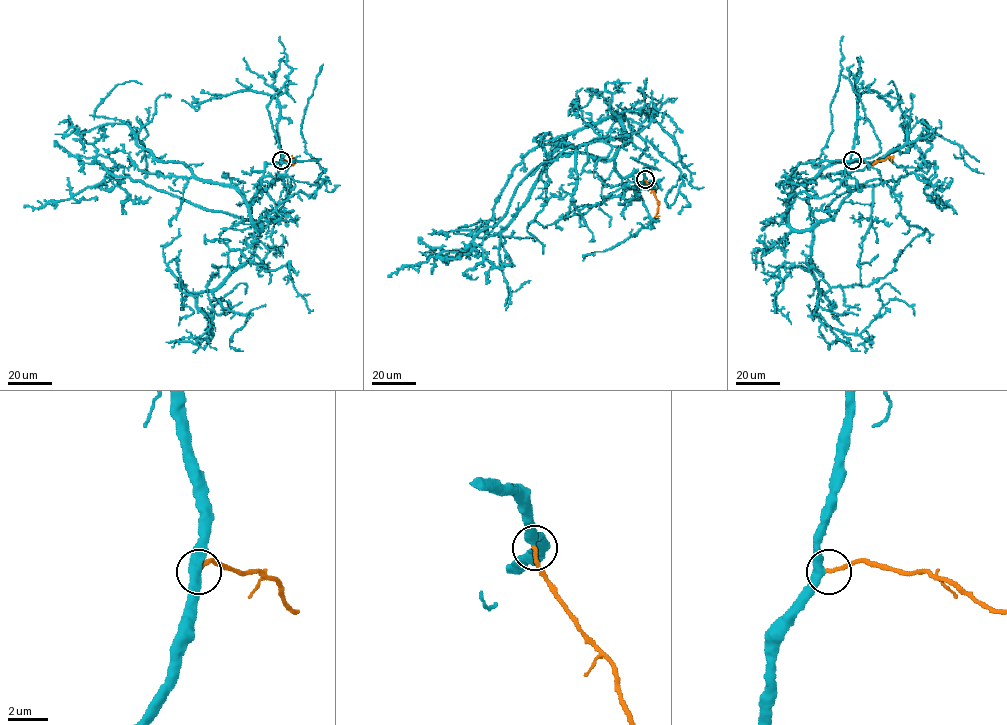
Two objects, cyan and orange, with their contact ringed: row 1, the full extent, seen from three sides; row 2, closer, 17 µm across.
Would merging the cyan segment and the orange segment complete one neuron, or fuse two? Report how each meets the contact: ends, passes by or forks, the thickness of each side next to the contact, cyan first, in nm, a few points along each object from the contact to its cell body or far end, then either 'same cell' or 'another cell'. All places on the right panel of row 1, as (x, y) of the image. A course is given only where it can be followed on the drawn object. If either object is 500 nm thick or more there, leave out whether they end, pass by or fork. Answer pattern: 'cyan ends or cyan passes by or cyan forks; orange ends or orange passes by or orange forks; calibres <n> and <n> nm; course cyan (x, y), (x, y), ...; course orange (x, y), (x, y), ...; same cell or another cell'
cyan passes by; orange ends; calibres 440 and 190 nm; course cyan (851, 160), (832, 218), (790, 225), (801, 183), (907, 141), (911, 121), (888, 84); course orange (852, 160), (872, 165), (891, 156), (891, 161); same cell

